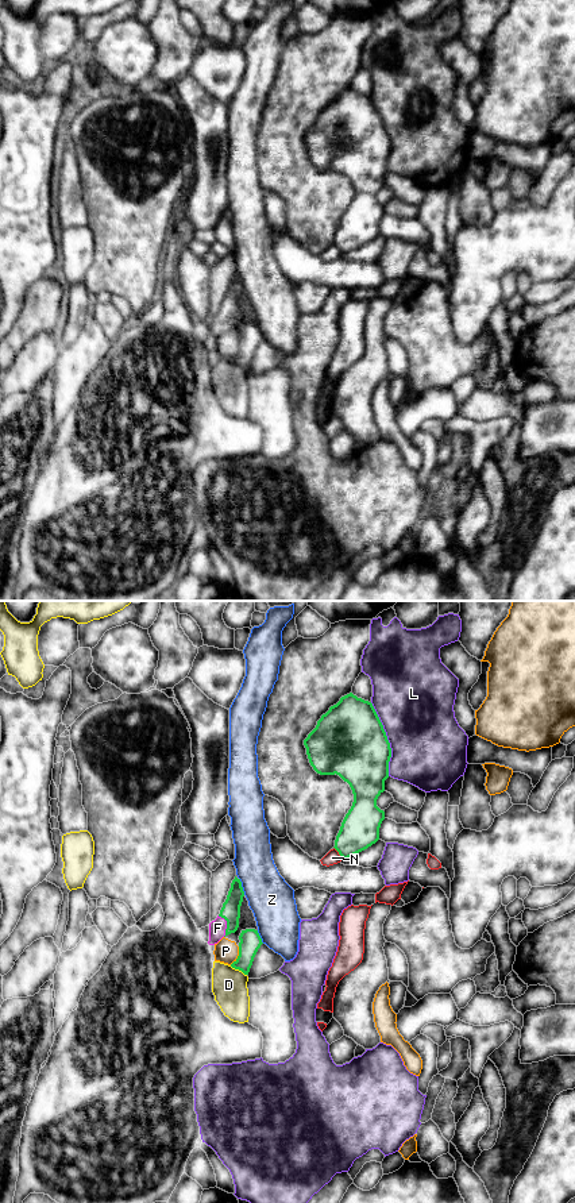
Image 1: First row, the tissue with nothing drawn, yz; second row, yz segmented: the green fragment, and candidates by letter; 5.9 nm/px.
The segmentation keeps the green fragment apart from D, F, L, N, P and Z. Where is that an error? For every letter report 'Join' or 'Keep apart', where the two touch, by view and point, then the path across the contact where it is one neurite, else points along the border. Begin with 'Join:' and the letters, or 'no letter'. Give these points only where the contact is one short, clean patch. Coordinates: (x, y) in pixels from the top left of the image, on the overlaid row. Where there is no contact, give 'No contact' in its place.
Join: F
D: Keep apart. Touches green at yz (238, 968)
F: Join. Touches green at yz (227, 925). Path across: yz (230, 912), (227, 925), (217, 928)
L: Keep apart. Touches green at yz (386, 739)
N: Keep apart. Touches green at yz (338, 851)
P: Keep apart. Touches green at yz (238, 956)
Z: Keep apart. Touches green at yz (240, 886)

